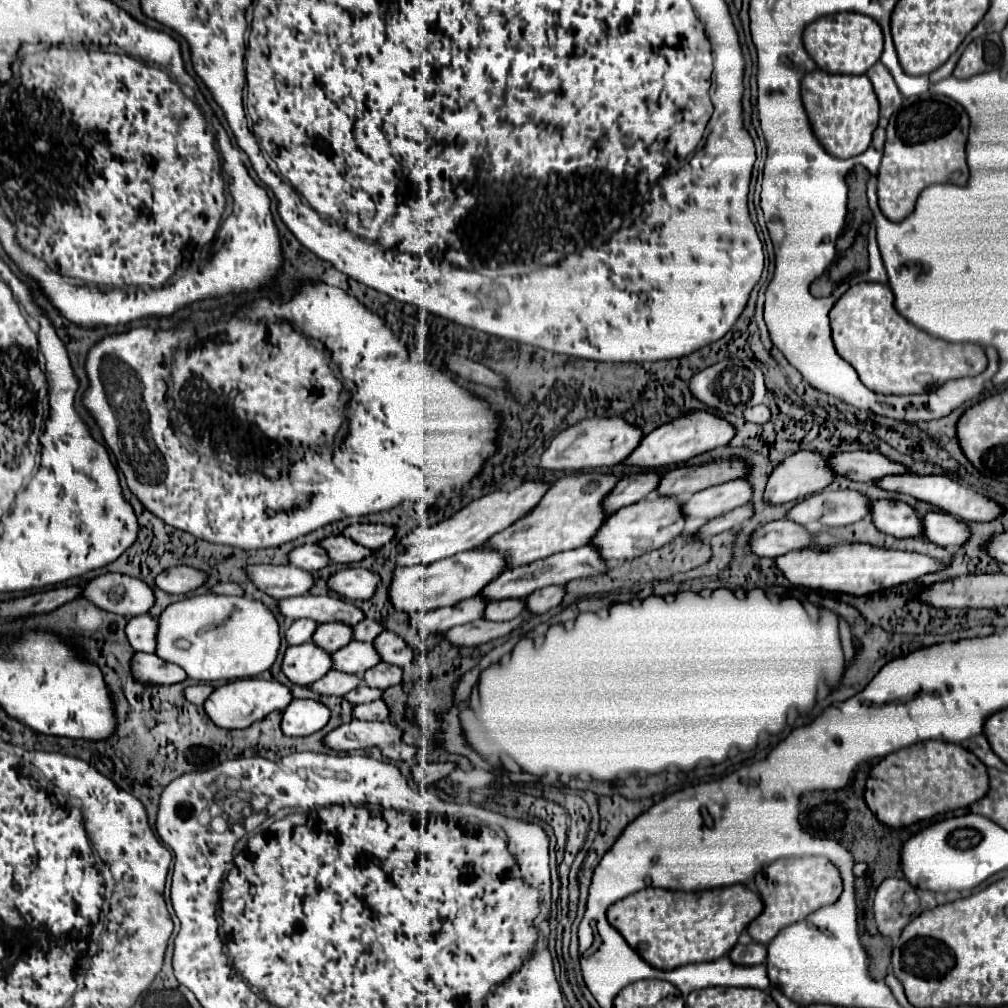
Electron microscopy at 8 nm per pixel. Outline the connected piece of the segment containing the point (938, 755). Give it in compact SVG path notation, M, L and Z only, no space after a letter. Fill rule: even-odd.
M923 742L885 756L867 778L865 802L873 814L891 828L907 828L939 814L969 808L989 790L987 766L959 744Z

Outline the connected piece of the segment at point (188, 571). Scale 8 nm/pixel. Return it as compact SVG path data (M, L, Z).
M175 566L161 572L155 578L155 584L157 588L169 594L187 594L207 584L207 580L209 580L209 574L203 570L195 570L193 566Z

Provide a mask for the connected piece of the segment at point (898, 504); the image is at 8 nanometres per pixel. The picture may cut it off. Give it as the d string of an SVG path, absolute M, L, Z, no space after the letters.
M879 500L871 506L875 526L895 538L923 536L923 518L919 512L901 500Z

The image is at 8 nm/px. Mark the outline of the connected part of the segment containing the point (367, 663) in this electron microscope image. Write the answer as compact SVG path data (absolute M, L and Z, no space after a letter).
M351 642L347 648L333 652L335 670L349 672L349 674L363 674L365 670L373 668L381 662L377 648L371 642Z

